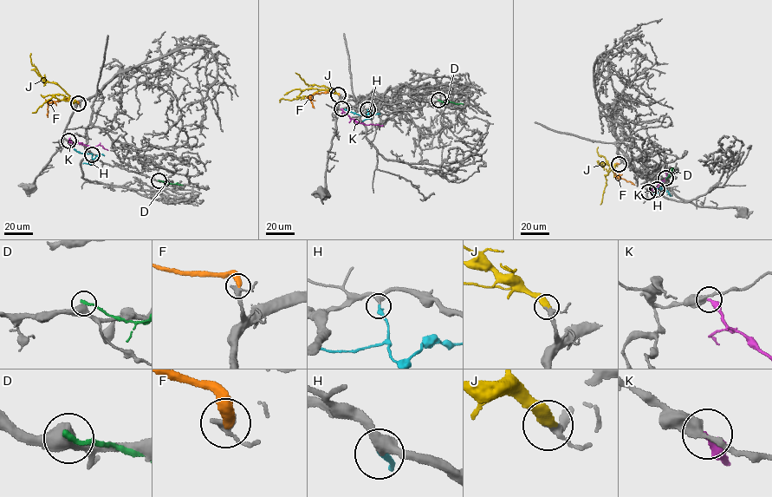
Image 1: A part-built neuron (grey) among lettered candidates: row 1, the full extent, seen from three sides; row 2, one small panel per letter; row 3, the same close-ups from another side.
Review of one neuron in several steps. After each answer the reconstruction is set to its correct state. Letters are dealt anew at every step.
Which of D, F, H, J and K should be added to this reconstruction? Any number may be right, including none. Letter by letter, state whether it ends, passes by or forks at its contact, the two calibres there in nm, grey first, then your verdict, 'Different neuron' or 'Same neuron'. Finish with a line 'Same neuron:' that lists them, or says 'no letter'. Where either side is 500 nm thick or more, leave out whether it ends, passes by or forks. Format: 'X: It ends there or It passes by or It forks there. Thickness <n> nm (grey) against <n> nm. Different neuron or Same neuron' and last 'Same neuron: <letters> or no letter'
D: It ends there. Thickness 460 nm (grey) against 220 nm. Different neuron
F: It ends there. Thickness 280 nm (grey) against 400 nm. Different neuron
H: It ends there. Thickness 320 nm (grey) against 280 nm. Same neuron
J: It ends there. Thickness 260 nm (grey) against 380 nm. Same neuron
K: It ends there. Thickness 380 nm (grey) against 360 nm. Different neuron
Same neuron: H, J

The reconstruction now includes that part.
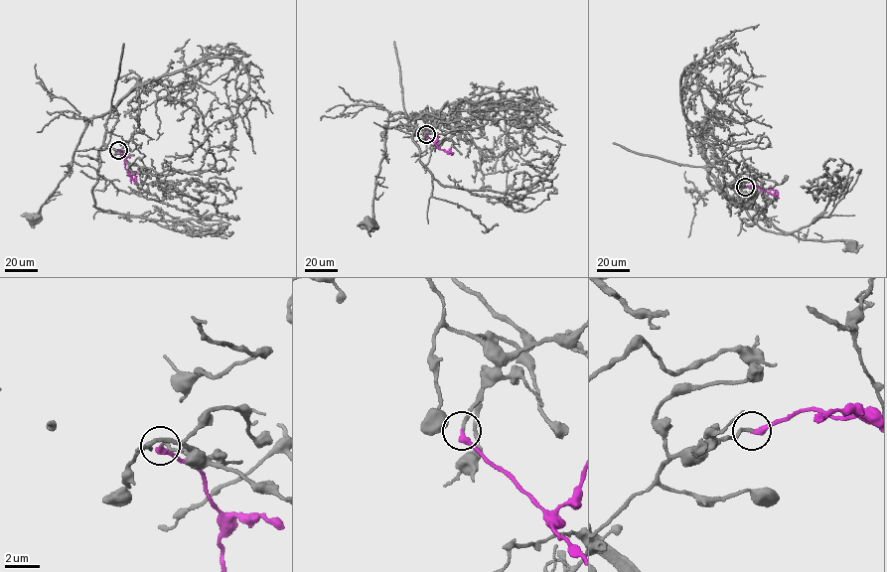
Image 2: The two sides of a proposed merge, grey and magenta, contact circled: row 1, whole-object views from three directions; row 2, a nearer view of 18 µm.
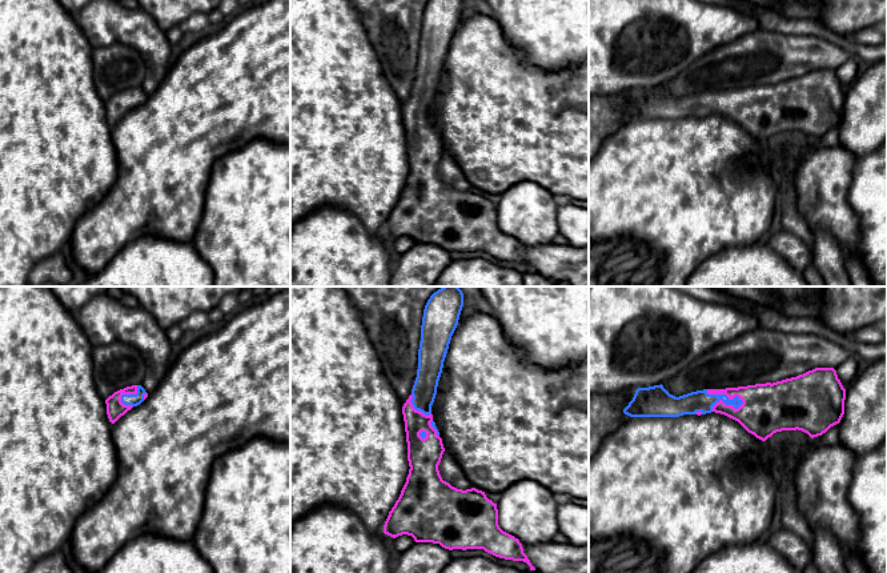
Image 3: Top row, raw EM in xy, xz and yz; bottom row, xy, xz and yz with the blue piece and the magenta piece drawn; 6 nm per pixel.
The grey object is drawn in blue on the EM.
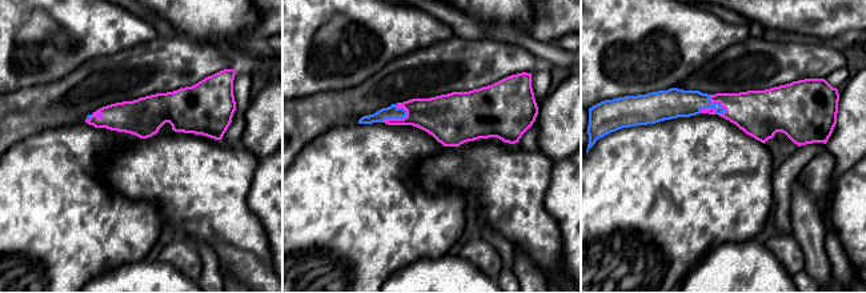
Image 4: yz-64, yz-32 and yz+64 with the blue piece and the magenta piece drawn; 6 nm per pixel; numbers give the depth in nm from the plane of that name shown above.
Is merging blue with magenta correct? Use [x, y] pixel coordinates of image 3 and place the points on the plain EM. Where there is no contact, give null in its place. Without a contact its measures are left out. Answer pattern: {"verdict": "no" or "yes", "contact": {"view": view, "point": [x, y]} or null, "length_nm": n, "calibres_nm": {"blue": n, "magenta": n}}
{"verdict": "yes", "contact": {"view": "yz", "point": [725, 96]}, "length_nm": 240, "calibres_nm": {"blue": 130, "magenta": 280}}

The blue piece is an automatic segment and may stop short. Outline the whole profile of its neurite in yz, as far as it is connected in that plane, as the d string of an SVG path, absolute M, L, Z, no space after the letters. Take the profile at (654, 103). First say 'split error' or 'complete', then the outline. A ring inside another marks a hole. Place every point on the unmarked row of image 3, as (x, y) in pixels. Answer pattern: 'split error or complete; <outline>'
split error; M815 69L772 85L703 91L679 99L670 96L662 85L638 89L623 115L630 119L679 119L715 113L738 123L748 135L762 143L776 133L796 131L814 140L840 124L844 116L844 101L846 91L838 80L836 72L834 69Z

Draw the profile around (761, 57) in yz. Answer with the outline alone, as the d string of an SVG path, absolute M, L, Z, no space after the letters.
M758 28L695 59L663 89L679 99L703 91L776 84L815 69L836 69L852 57L815 36L782 35Z

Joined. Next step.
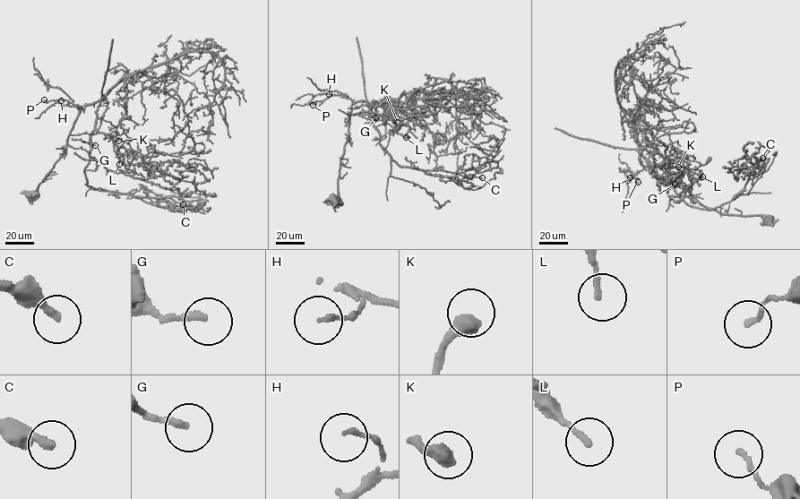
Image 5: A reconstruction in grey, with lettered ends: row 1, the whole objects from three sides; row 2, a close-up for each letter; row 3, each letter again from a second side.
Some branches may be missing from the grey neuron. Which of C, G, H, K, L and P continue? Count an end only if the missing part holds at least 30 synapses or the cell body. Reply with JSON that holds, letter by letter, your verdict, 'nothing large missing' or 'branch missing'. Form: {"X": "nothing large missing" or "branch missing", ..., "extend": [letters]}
{"C": "branch missing", "G": "branch missing", "H": "nothing large missing", "K": "nothing large missing", "L": "nothing large missing", "P": "nothing large missing", "extend": ["C", "G"]}

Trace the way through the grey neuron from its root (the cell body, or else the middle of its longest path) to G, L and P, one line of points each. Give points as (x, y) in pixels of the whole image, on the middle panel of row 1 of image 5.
G: (334, 202), (337, 196), (340, 159), (348, 139), (351, 105), (358, 101), (366, 102), (369, 116), (375, 117)
L: (334, 202), (351, 105), (364, 101), (369, 107), (381, 105), (388, 115), (385, 121), (406, 137)
P: (334, 202), (337, 196), (340, 159), (348, 139), (352, 103), (345, 95), (336, 95), (313, 105)

